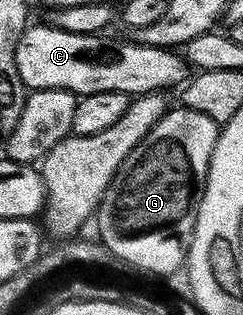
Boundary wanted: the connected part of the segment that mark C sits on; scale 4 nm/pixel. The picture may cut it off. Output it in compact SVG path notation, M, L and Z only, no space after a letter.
M48 23L28 25L16 48L16 64L26 89L65 90L78 96L117 91L130 96L158 93L186 81L187 63L174 49L109 40L104 35L71 33Z

